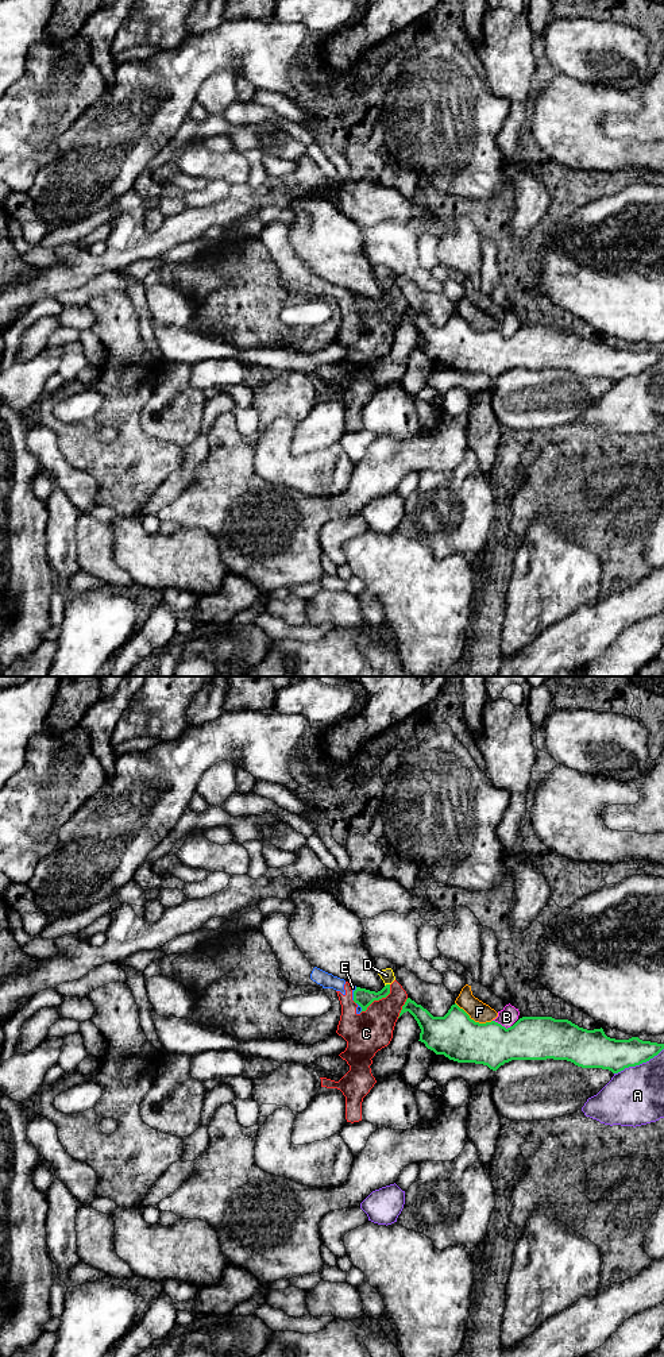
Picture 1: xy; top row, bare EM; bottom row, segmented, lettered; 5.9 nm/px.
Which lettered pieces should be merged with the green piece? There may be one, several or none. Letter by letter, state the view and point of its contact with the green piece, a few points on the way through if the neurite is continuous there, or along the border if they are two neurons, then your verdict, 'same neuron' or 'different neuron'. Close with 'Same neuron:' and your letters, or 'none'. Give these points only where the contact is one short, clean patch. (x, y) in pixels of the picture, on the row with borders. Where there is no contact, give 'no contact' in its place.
A: meets green in xy at (639, 1064); different neuron
B: meets green in xy at (501, 1025); different neuron
C: meets green in xy at (378, 999); border along xy (390, 985), (390, 991), (385, 997), (375, 999), (361, 1013); different neuron
D: meets green in xy at (386, 985); border along xy (389, 983), (385, 986); different neuron
E: meets green in xy at (354, 994); border along xy (356, 987), (352, 999); different neuron
F: meets green in xy at (473, 1020); different neuron
Same neuron: none

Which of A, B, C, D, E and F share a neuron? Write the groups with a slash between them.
A / B F / C D E

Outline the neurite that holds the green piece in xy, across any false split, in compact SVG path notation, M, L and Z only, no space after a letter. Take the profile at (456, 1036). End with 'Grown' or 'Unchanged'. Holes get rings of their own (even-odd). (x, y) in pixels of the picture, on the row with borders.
M410 998L406 999L399 1017L409 1011L417 1021L421 1033L420 1040L436 1055L444 1055L458 1063L475 1063L497 1071L511 1060L567 1060L582 1068L602 1068L618 1073L629 1067L636 1067L657 1056L664 1044L642 1041L638 1037L615 1040L605 1034L603 1029L587 1030L568 1019L552 1017L522 1017L513 1026L505 1028L491 1021L475 1022L456 1003L444 1017L433 1017L421 1005Z. Unchanged

